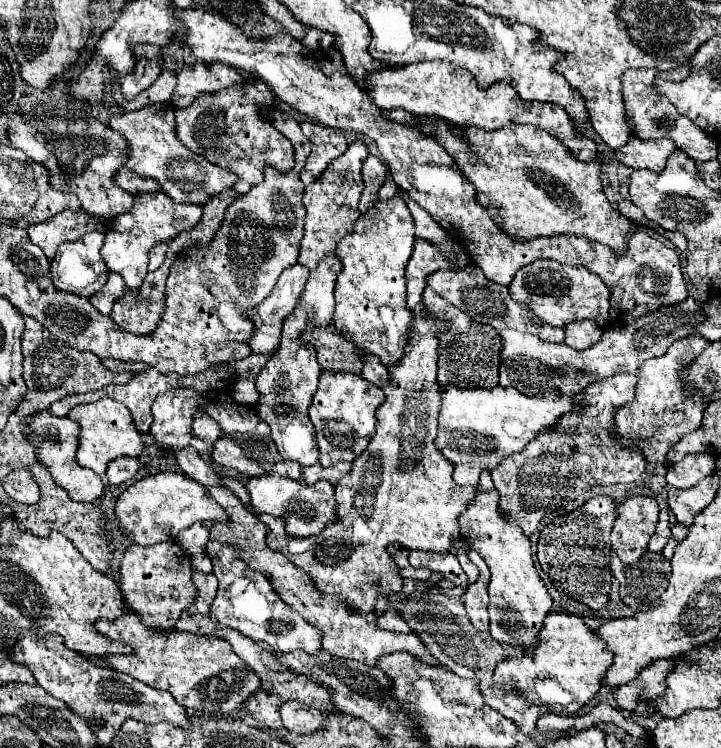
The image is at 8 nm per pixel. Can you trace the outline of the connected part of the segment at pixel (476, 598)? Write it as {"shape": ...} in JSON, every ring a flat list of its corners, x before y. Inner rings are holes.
{"shape":[[470,551,470,561,480,569,480,577,476,583,468,586,467,592,461,597,474,629,488,631,488,583,490,583,490,569,480,557,478,551]]}

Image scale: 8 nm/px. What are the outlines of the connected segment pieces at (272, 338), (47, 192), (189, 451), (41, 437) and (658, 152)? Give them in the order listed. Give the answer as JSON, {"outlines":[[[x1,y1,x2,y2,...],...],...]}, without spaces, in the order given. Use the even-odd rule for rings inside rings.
{"outlines":[[[302,265,288,267,280,275,272,295,264,303,252,309,250,317,256,325,256,333,252,335,252,341,248,341,248,345,252,347,252,353,276,351,276,345,280,343,284,319,296,309,298,299,302,297,306,279,308,279,306,267]],[[28,157,28,165,36,169,36,181,40,181,40,197,36,197,36,209,32,209,28,217,24,217,24,227,44,223,56,213,60,213,60,209,80,209,80,201,76,195,62,193,50,187,50,171,42,163,38,165]],[[188,445,186,449,174,449,174,451,170,451,170,453,176,457,176,463,180,465,180,469,182,469,188,477,200,481,200,483,206,485,206,487,218,485,218,487,224,487,224,489,228,489,228,491,232,489,232,493,238,495,238,499,240,499,254,515,258,515,258,513,254,511,254,507,250,505,250,497,248,497,248,491,246,491,242,479,216,475,216,471,214,471,212,467,208,467,208,463,198,455,198,451,196,451,192,445]],[[50,411,38,413,28,425,28,441,36,445,36,455,40,457,40,461,44,461,44,465,48,465,54,481,60,487,64,487,72,499,82,501,82,503,94,503,96,499,100,499,104,485,102,485,102,479,94,471,78,465,76,461,78,435,80,435,80,427,76,425,76,421,72,421,70,417,56,417]],[[630,137,628,143,614,151,614,157,632,167,632,169,650,169,654,173,660,173,666,167,666,161,670,155,678,151,676,143,672,139,640,139]]]}

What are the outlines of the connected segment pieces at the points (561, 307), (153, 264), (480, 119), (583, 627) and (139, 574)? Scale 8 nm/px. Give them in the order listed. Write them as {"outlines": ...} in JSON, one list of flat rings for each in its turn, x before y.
{"outlines":[[[540,259,520,269,512,279,512,283,508,285,508,289,512,297,516,297,516,301,524,301,548,325,564,327,572,321,584,321,584,319,594,321,602,329,610,325,610,315,608,315,610,289,598,275,590,273,584,267,572,267,550,259]],[[158,243,150,249,150,271,156,271,164,263,166,251,168,251,168,243]],[[424,61,424,63,412,63,406,67,372,73,368,75,368,93,378,109,406,109,416,117,434,115,452,121,454,125,480,125,482,129,496,131,506,125,528,123,562,141,564,147,578,161,596,159,594,141,580,133,574,135,568,115,558,105,522,101,516,89,506,81,498,81,486,89,480,89,474,81,474,75,468,69,456,67,450,61]],[[554,609,546,617,544,629,538,635,536,651,522,657,504,659,500,667,496,667,494,677,496,683,524,691,530,705,544,705,552,713,574,715,596,697,612,659,614,655,606,649,606,643,584,619,576,613]],[[164,541,148,547,132,545,124,553,120,569,122,569,120,589,124,593,124,599,128,607,140,617,142,625,146,625,148,629,156,629,160,633,168,633,170,629,174,629,182,611,186,611,198,595,192,581,190,561,186,559,178,543]]]}

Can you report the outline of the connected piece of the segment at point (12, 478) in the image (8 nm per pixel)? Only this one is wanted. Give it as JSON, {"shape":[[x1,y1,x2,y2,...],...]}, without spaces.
{"shape":[[18,469,18,471,8,473,4,477,2,485,4,485,4,491,18,503,32,505,32,503,40,501,40,487,38,487,32,471,28,471,28,469]]}

